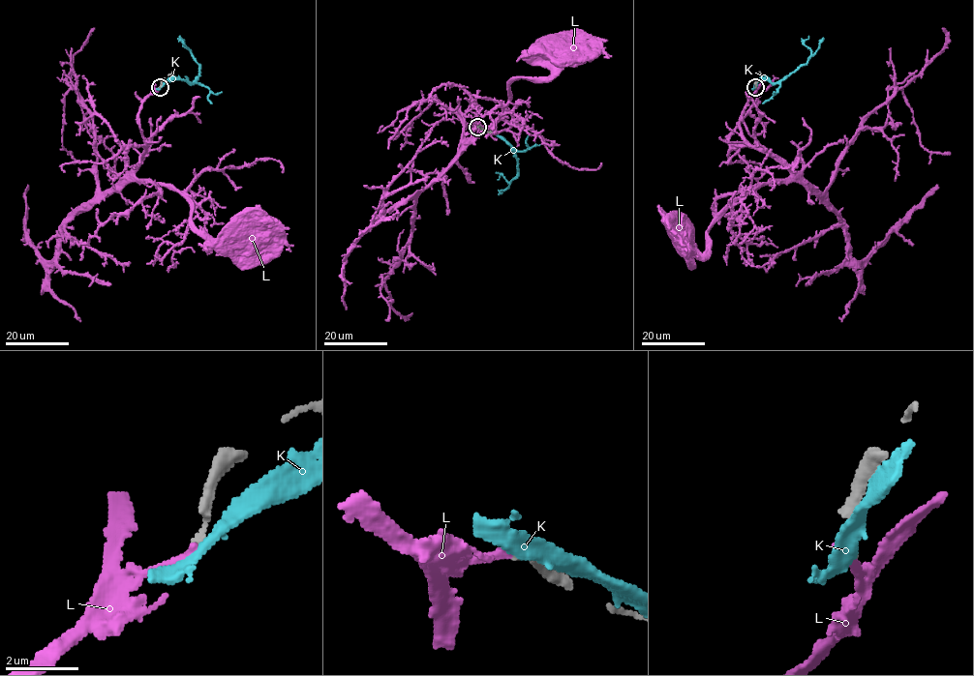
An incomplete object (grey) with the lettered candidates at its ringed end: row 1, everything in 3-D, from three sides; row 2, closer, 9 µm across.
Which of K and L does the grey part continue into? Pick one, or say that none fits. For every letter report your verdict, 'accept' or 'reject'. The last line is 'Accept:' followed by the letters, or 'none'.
K: reject
L: accept
Accept: L

